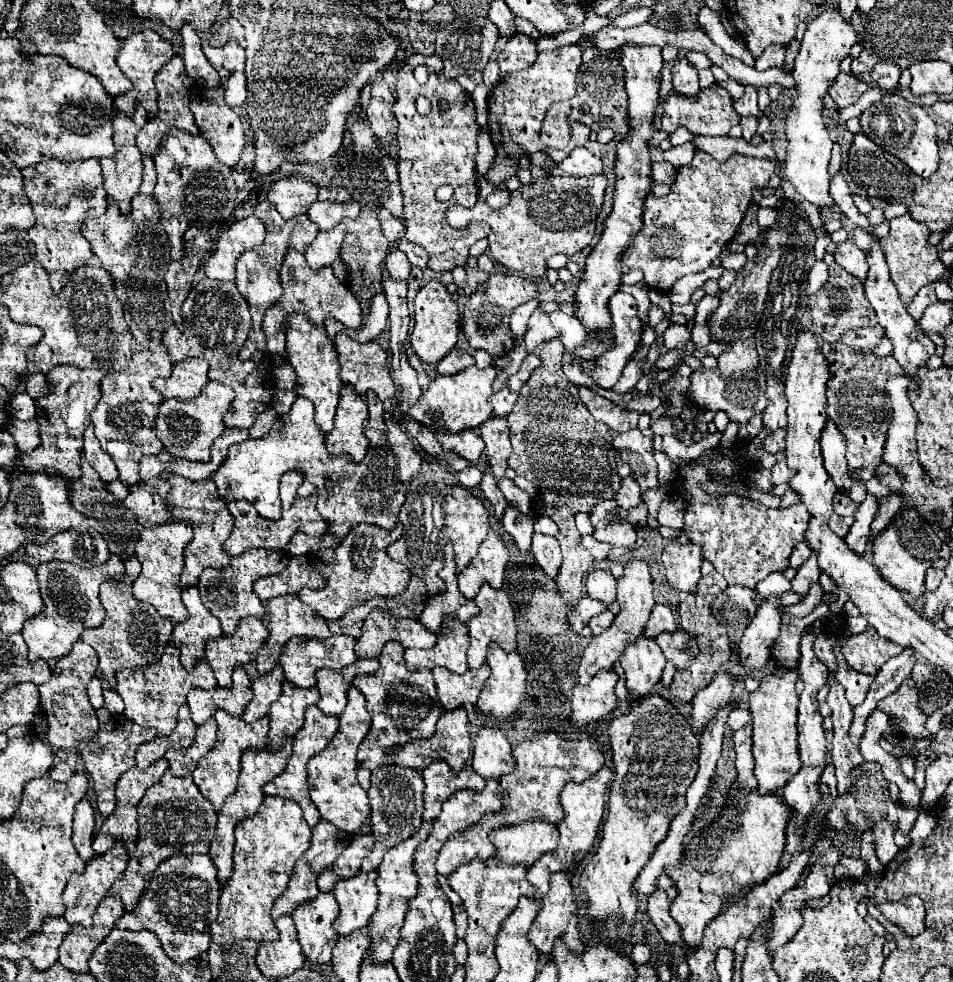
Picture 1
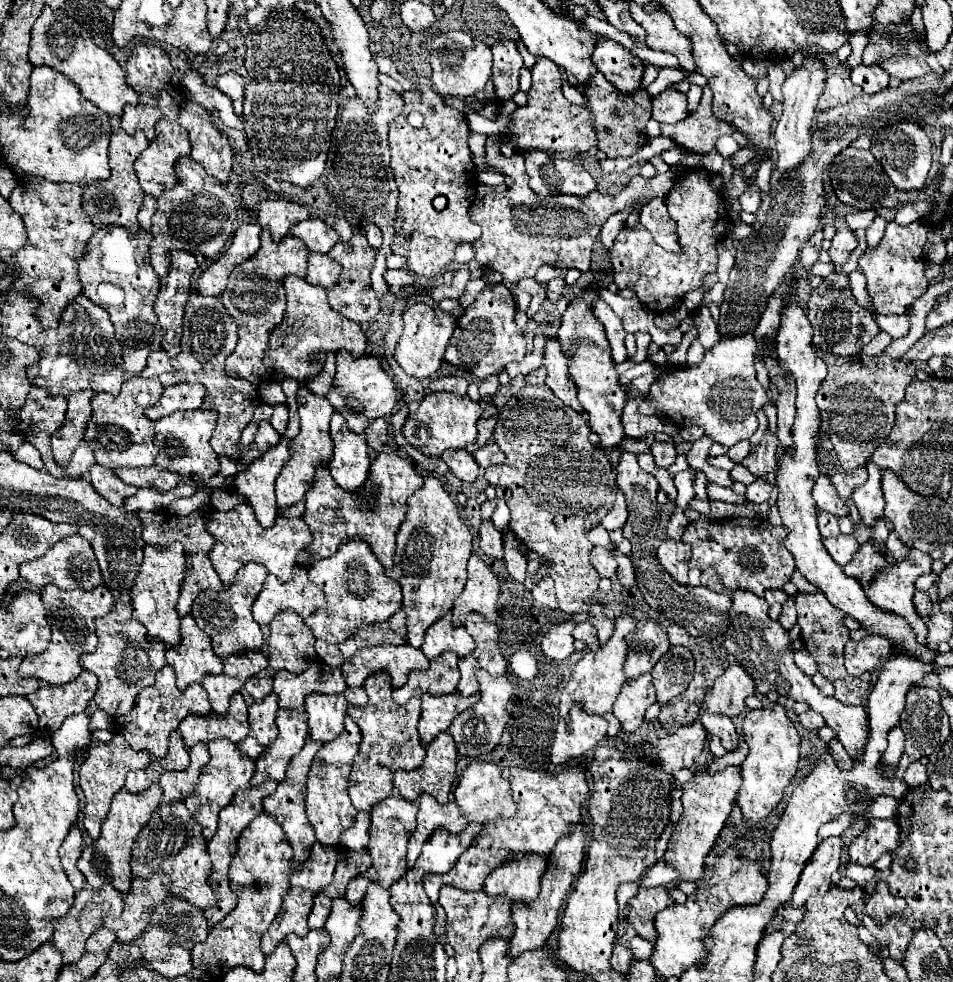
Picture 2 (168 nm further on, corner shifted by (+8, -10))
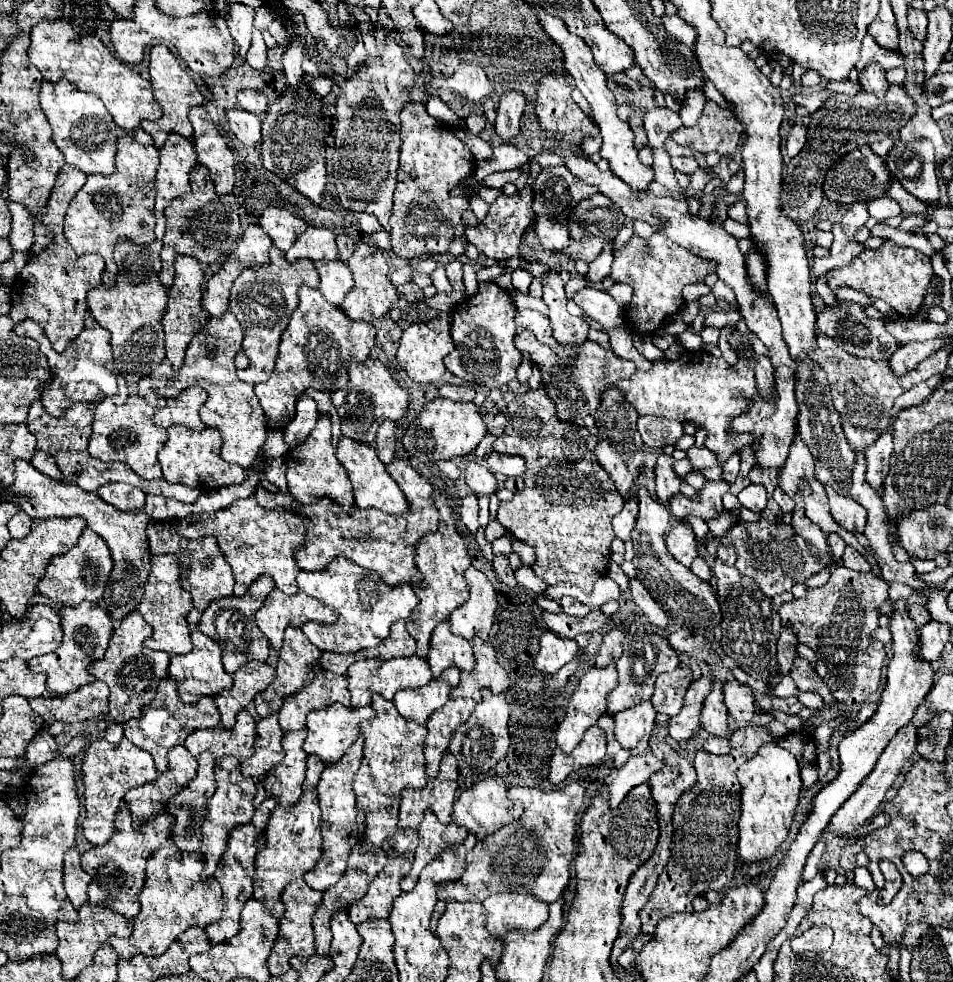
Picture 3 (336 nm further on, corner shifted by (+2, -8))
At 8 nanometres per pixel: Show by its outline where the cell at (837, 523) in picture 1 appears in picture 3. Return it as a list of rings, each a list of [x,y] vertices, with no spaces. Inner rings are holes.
[[[846,547],[844,557],[842,557],[842,565],[852,569],[852,571],[870,571],[872,569],[870,563],[856,549],[852,549],[852,547]]]

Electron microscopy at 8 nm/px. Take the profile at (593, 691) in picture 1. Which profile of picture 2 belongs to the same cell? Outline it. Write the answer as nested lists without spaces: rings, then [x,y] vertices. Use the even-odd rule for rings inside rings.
[[[574,705],[570,709],[570,721],[566,723],[564,719],[558,721],[556,727],[556,739],[552,745],[552,763],[562,765],[570,757],[584,755],[590,751],[600,739],[606,737],[608,721],[600,715],[586,713],[582,707]]]

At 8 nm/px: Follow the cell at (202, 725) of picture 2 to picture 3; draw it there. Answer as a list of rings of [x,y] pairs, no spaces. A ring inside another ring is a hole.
[[[242,711],[236,717],[234,729],[226,731],[226,729],[218,727],[218,729],[194,731],[184,741],[184,747],[192,755],[200,755],[202,751],[210,751],[214,757],[234,755],[242,763],[254,753],[254,739],[256,739],[256,723],[248,715],[248,711]]]

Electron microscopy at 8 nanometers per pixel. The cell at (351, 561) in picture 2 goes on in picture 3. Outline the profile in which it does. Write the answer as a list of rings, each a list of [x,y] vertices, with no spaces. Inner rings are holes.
[[[336,557],[320,571],[300,571],[296,581],[300,591],[338,613],[338,621],[332,627],[314,623],[302,627],[302,633],[314,641],[320,651],[330,653],[356,653],[360,649],[378,647],[390,635],[390,627],[396,621],[406,621],[418,605],[418,597],[412,589],[406,589],[406,585],[402,589],[390,589],[390,585],[380,581],[378,573],[368,571],[346,557]]]

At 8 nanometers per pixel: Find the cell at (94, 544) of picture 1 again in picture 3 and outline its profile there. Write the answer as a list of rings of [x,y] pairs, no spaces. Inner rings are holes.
[[[84,529],[78,543],[64,555],[52,557],[44,579],[38,583],[38,591],[62,607],[76,607],[82,601],[100,601],[104,587],[112,571],[112,557],[108,545],[92,529]]]

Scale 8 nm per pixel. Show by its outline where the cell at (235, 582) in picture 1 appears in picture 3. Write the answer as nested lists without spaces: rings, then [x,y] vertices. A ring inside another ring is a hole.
[[[258,577],[258,581],[254,581],[254,585],[248,589],[244,597],[224,597],[212,601],[202,615],[202,621],[198,623],[198,629],[220,645],[224,671],[228,675],[234,675],[242,665],[250,661],[268,659],[268,641],[264,633],[258,629],[254,621],[254,613],[262,607],[262,601],[268,597],[270,589],[274,589],[274,581],[270,581],[270,577]]]

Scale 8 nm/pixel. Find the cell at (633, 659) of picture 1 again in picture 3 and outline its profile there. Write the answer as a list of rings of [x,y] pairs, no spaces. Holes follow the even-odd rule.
[[[650,701],[636,705],[628,711],[622,711],[614,717],[614,739],[624,747],[630,749],[632,755],[644,755],[650,753],[648,739],[654,727],[656,711],[650,705]]]

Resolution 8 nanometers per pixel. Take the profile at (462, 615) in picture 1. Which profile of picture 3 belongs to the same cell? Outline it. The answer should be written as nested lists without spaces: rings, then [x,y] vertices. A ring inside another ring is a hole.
[[[440,623],[430,641],[430,655],[428,665],[432,671],[432,677],[438,679],[444,669],[458,667],[460,671],[472,671],[474,669],[474,657],[472,657],[472,643],[464,637],[450,633],[450,623]]]

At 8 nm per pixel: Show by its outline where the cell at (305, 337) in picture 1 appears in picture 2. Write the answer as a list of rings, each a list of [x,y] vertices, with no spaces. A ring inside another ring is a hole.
[[[300,383],[300,391],[298,391],[298,411],[300,411],[300,433],[296,435],[296,439],[292,441],[290,447],[290,461],[284,465],[284,469],[280,471],[278,479],[276,479],[276,507],[280,511],[284,511],[286,507],[290,507],[296,501],[304,499],[306,489],[310,487],[310,483],[314,481],[314,469],[322,463],[328,463],[330,455],[332,455],[332,439],[330,439],[330,417],[334,413],[334,407],[330,405],[330,401],[326,397],[318,397],[314,395],[306,383]]]

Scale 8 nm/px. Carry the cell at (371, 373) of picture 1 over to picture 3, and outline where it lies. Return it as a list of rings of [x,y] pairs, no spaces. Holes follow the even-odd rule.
[[[350,359],[350,381],[348,389],[332,393],[332,403],[342,417],[342,435],[350,437],[358,443],[372,445],[376,439],[376,431],[384,421],[398,421],[408,413],[408,395],[394,381],[390,371],[378,359],[368,359],[364,363]]]

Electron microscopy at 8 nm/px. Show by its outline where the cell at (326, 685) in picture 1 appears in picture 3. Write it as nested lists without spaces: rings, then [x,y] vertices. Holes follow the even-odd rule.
[[[330,705],[326,709],[318,709],[314,713],[308,713],[306,729],[308,737],[304,741],[304,751],[308,755],[316,755],[324,765],[334,765],[338,759],[344,757],[346,749],[360,737],[360,723],[368,717],[374,717],[374,709],[362,707],[362,709],[348,709],[344,705]]]

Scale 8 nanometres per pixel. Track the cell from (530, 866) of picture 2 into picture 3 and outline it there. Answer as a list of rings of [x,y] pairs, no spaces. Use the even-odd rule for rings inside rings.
[[[492,895],[482,905],[488,915],[486,929],[494,937],[504,937],[504,933],[514,929],[522,933],[532,933],[548,917],[548,905],[530,895]]]

